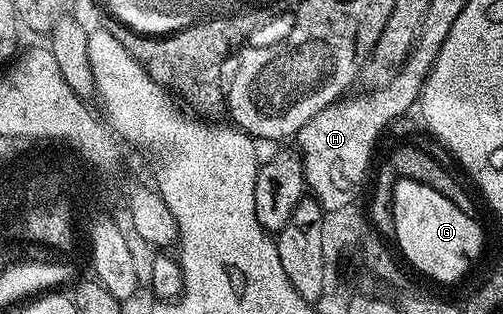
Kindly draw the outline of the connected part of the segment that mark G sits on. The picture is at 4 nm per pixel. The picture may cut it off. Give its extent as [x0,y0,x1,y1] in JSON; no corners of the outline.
[393,179,485,284]

